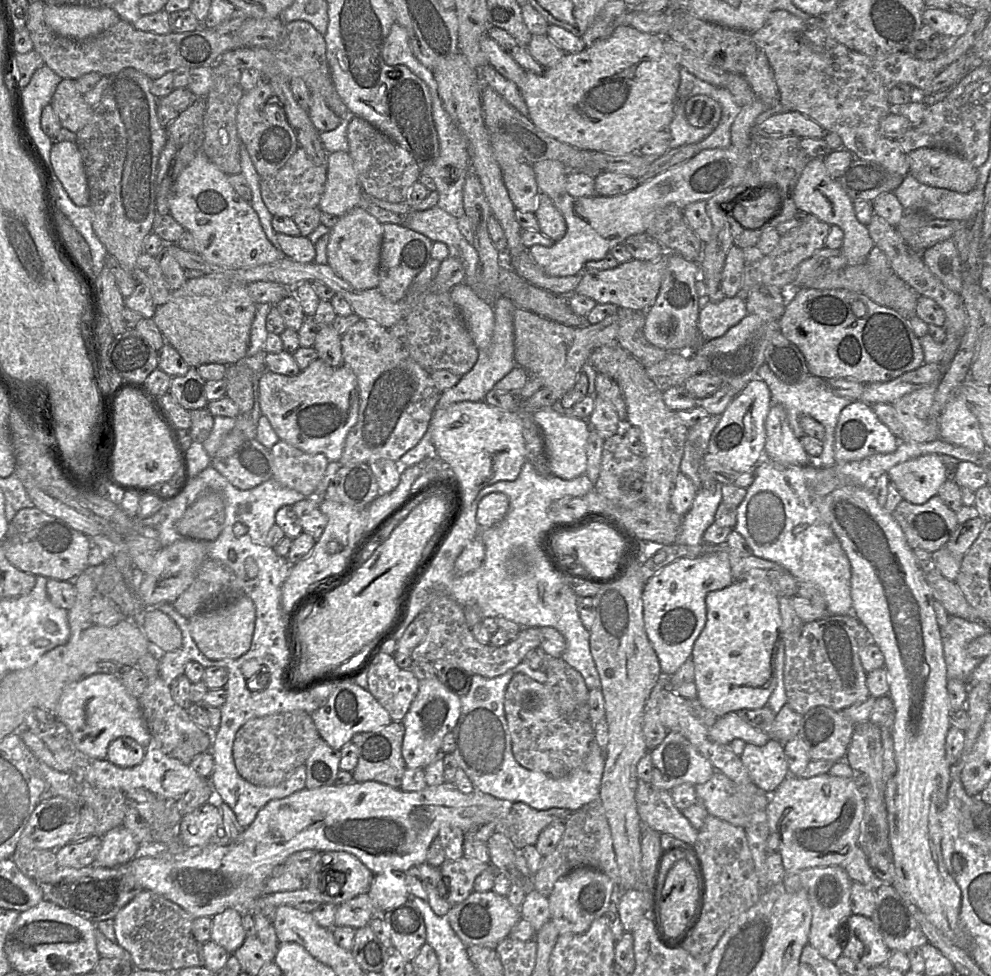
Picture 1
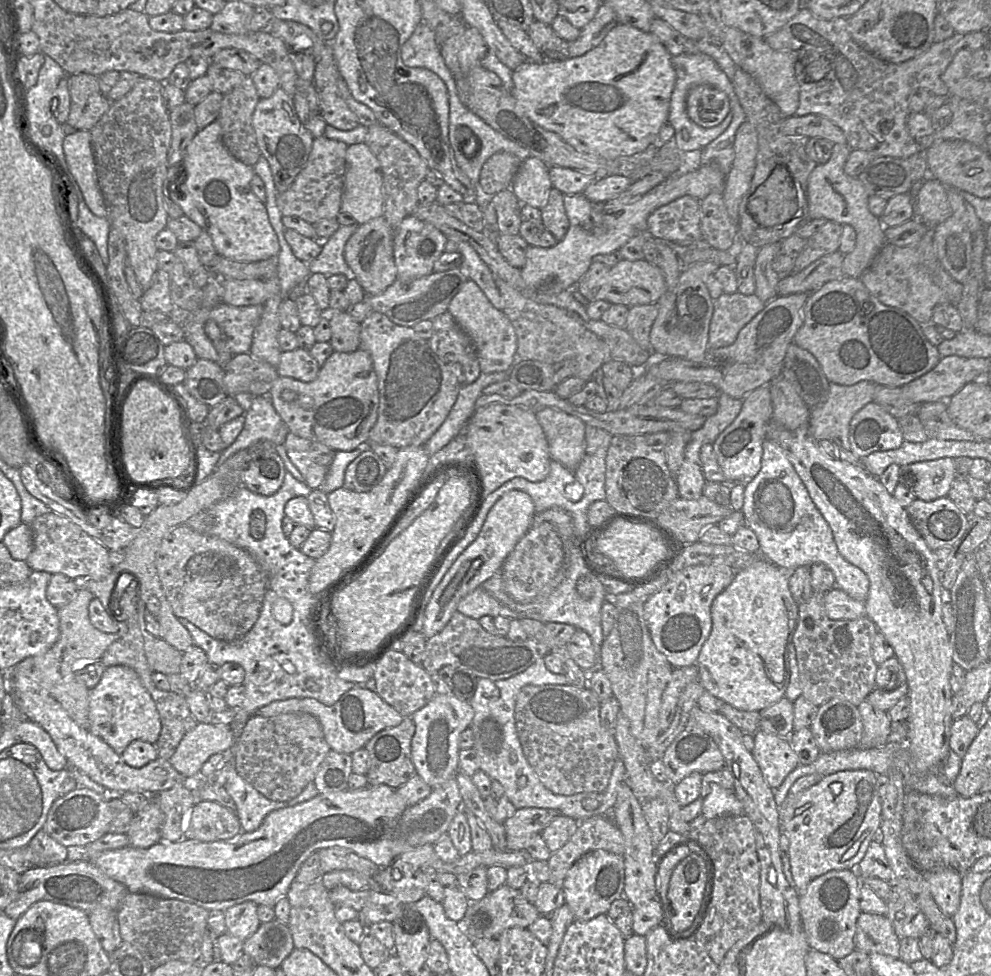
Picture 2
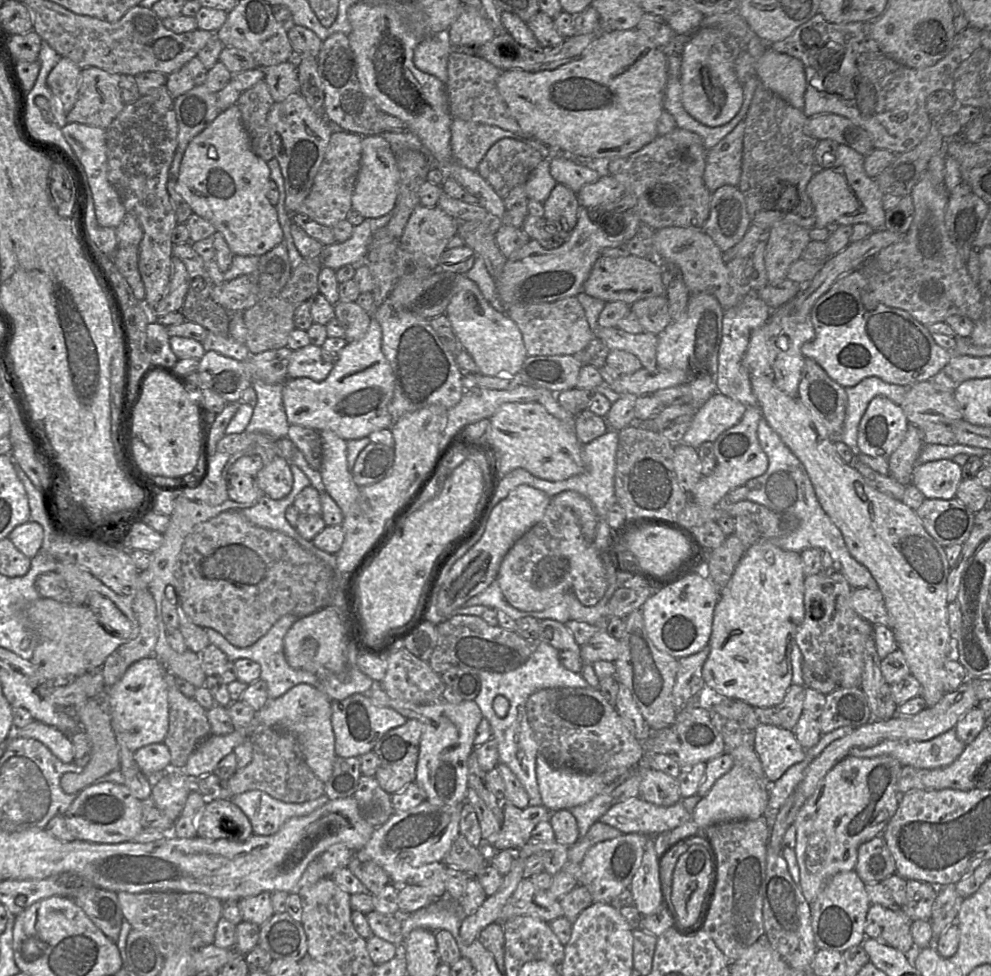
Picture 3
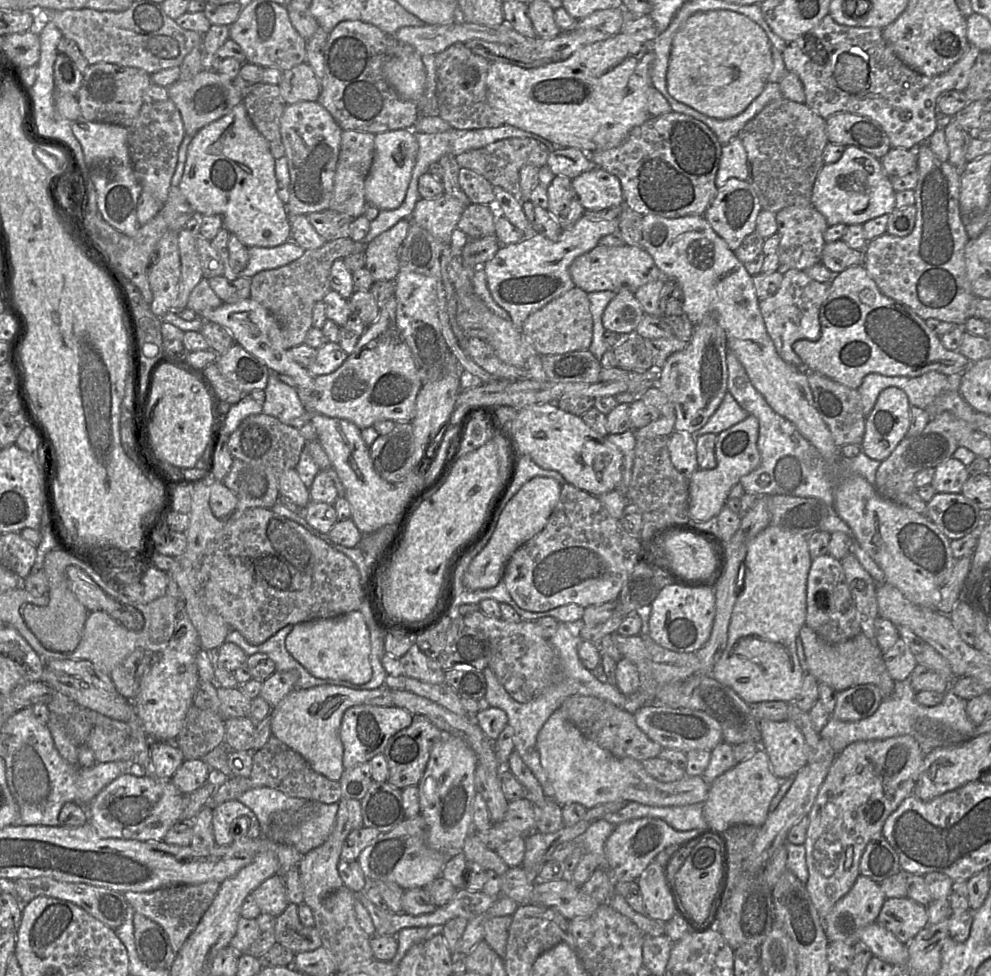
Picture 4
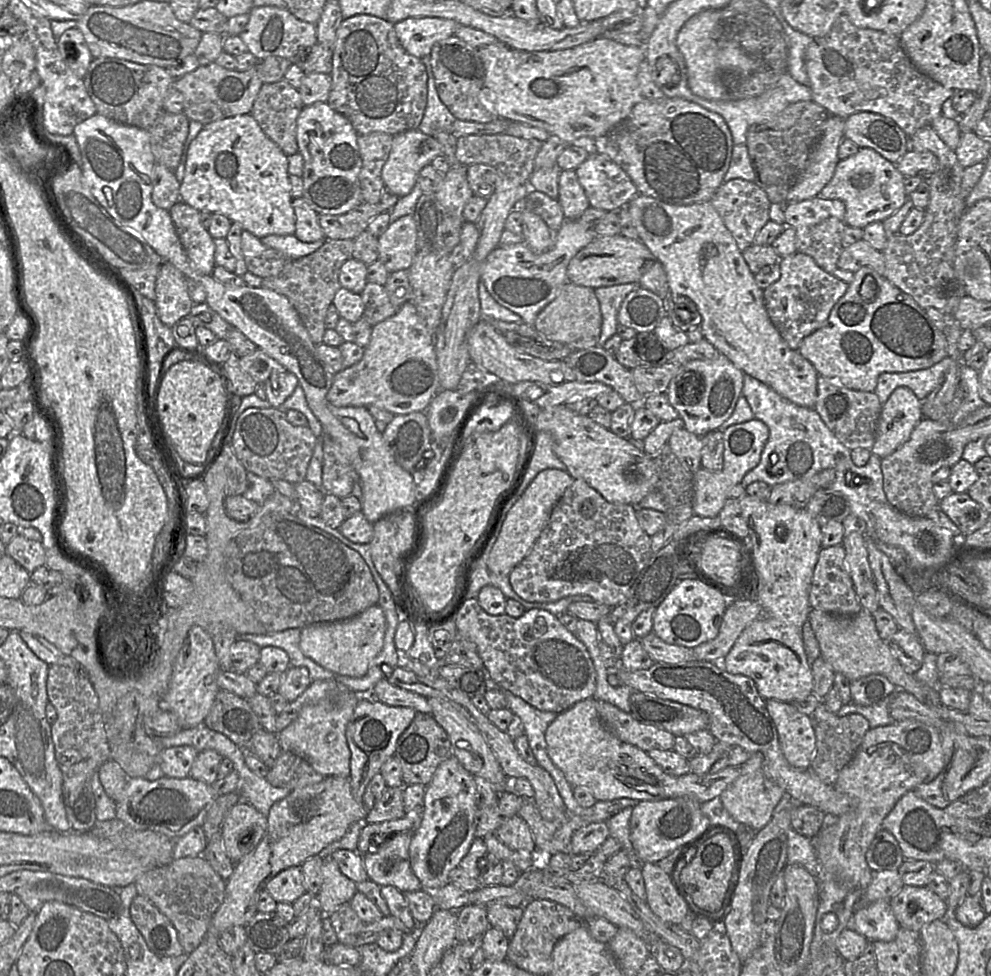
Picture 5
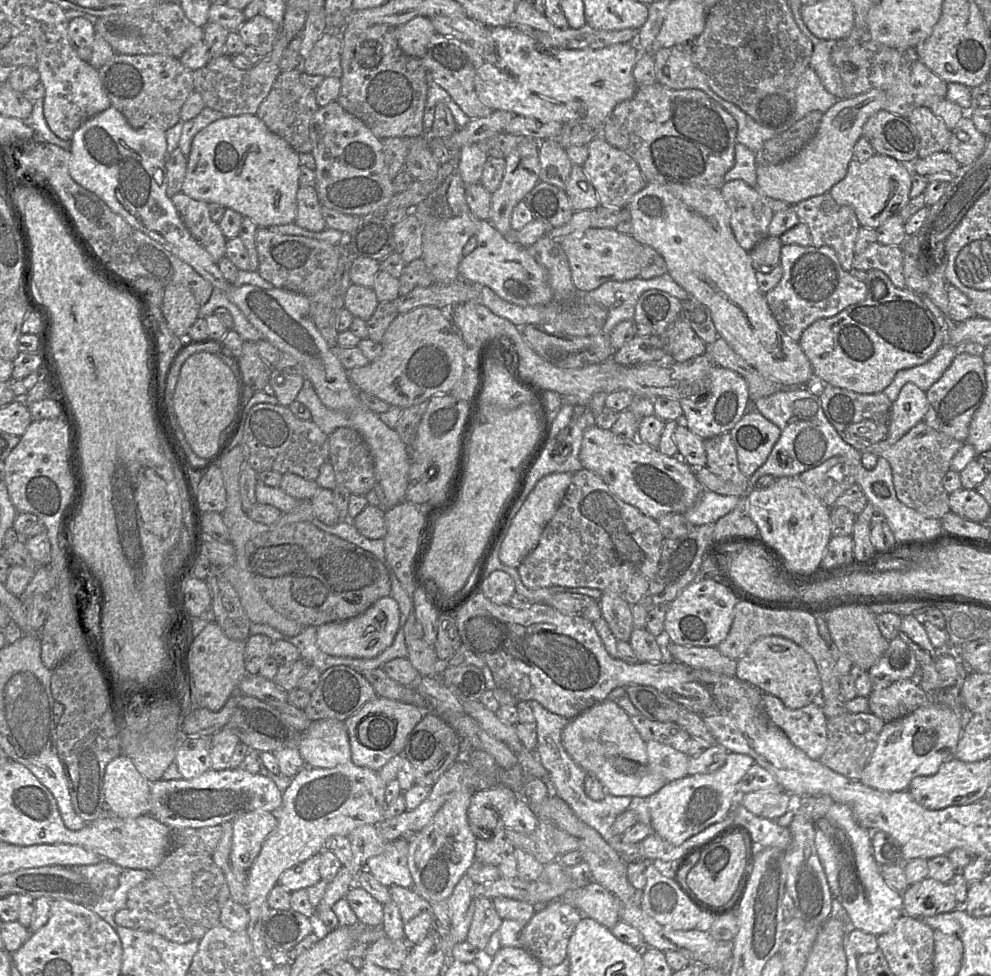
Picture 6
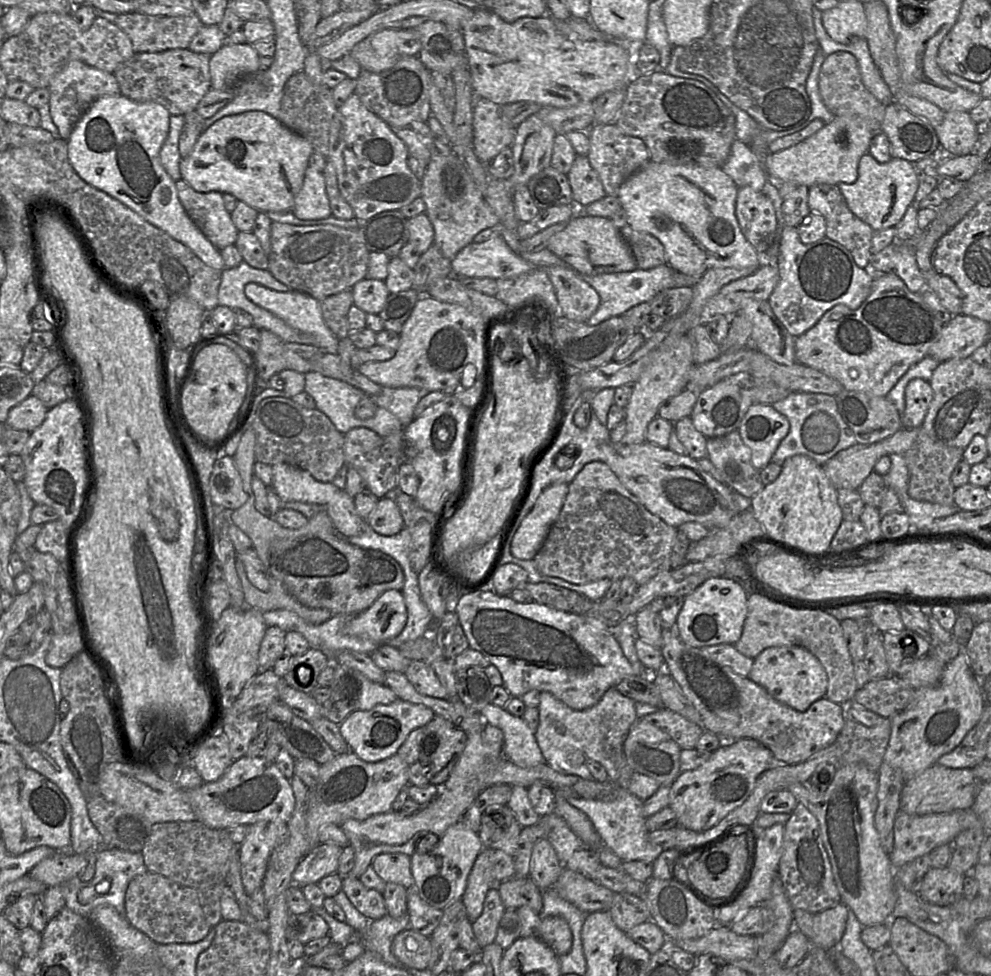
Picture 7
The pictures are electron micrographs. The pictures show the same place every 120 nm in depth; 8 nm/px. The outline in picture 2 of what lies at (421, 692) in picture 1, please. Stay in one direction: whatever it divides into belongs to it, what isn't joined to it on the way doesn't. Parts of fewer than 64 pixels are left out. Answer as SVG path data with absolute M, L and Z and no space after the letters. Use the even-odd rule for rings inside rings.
M437 694L411 719L415 724L415 734L411 742L412 760L419 775L431 788L442 785L458 774L459 738L474 717L471 705L454 695Z

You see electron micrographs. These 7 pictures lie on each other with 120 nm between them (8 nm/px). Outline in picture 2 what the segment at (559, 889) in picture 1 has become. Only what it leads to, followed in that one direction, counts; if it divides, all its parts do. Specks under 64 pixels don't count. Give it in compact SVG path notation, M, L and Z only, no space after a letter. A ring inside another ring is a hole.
M594 850L578 859L568 870L562 885L565 904L575 920L588 921L599 914L606 914L613 901L623 897L625 867L623 855L605 850Z

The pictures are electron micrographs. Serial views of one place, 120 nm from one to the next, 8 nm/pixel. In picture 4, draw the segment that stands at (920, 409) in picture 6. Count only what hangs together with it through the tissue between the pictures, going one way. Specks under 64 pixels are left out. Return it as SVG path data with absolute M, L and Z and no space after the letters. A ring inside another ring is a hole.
M896 387L882 390L866 417L860 448L879 462L886 459L905 438L910 426L911 405L905 392Z

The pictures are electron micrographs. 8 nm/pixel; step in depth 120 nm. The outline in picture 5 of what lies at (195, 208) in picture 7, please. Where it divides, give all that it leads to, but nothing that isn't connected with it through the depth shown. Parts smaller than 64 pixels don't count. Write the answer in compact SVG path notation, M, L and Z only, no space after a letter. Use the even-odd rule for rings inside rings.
M181 200L169 210L179 240L193 269L203 275L211 275L216 267L215 243L201 223L200 212Z

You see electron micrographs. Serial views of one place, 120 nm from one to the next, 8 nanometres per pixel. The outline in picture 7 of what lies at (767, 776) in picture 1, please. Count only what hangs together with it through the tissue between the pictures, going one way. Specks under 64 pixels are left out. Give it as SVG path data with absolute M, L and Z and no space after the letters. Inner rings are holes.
M675 624L670 629L662 629L661 652L665 661L664 671L669 673L680 686L683 694L699 712L703 728L727 740L752 738L767 747L777 764L797 764L804 762L818 751L832 744L841 731L846 719L844 706L827 698L821 698L803 712L774 699L763 687L736 674L730 667L721 665L702 654L701 648L686 645L678 636Z

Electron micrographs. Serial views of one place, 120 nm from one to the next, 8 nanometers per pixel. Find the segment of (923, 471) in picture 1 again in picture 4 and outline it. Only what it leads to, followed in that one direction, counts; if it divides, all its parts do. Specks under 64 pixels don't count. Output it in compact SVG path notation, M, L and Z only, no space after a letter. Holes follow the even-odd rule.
M950 458L934 468L930 485L936 493L961 493L962 486L969 477L967 466L958 459Z

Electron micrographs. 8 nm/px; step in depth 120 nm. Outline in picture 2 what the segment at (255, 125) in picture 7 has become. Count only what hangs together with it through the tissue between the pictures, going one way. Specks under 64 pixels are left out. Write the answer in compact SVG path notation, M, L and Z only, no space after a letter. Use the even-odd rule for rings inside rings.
M218 121L199 130L186 149L182 163L172 167L170 198L181 207L184 215L198 224L212 238L217 253L238 262L256 262L277 256L280 252L278 237L269 221L265 203L258 199L251 188L255 171L253 166L236 159L222 142L222 130Z

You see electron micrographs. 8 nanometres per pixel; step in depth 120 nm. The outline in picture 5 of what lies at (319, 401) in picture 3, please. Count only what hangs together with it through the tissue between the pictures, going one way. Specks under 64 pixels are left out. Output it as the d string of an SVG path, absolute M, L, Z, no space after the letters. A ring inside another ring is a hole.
M407 301L393 316L372 327L370 341L364 347L362 359L334 375L332 386L327 393L327 400L336 407L376 406L398 415L418 411L426 412L431 399L439 391L435 332L427 326L415 306Z

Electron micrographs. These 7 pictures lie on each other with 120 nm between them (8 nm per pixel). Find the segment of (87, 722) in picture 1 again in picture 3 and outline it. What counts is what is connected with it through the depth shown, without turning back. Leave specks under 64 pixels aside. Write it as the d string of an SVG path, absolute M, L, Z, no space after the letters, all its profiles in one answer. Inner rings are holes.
M153 655L133 663L117 683L107 687L109 714L119 746L123 742L135 752L146 745L163 743L169 728L168 691L174 686L173 677Z

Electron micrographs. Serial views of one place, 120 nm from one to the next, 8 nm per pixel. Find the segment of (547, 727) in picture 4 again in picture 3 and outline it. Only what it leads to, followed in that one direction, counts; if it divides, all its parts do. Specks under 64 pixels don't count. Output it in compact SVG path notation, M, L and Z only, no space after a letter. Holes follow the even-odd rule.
M540 753L536 757L536 777L542 804L551 812L584 804L612 784L599 774L556 766Z

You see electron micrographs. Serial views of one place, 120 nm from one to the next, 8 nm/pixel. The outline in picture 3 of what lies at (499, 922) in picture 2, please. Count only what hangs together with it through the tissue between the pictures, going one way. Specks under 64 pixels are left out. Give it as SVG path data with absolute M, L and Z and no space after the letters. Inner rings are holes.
M522 879L513 895L503 907L498 922L515 916L531 916L544 922L563 917L559 900L552 899L547 890L537 889L531 879Z

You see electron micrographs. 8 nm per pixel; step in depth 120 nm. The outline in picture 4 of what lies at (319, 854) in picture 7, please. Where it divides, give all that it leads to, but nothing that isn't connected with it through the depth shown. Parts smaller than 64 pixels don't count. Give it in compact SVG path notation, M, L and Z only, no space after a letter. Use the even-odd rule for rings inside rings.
M274 875L268 878L252 891L250 897L262 914L274 917L280 915L289 905L284 876Z

